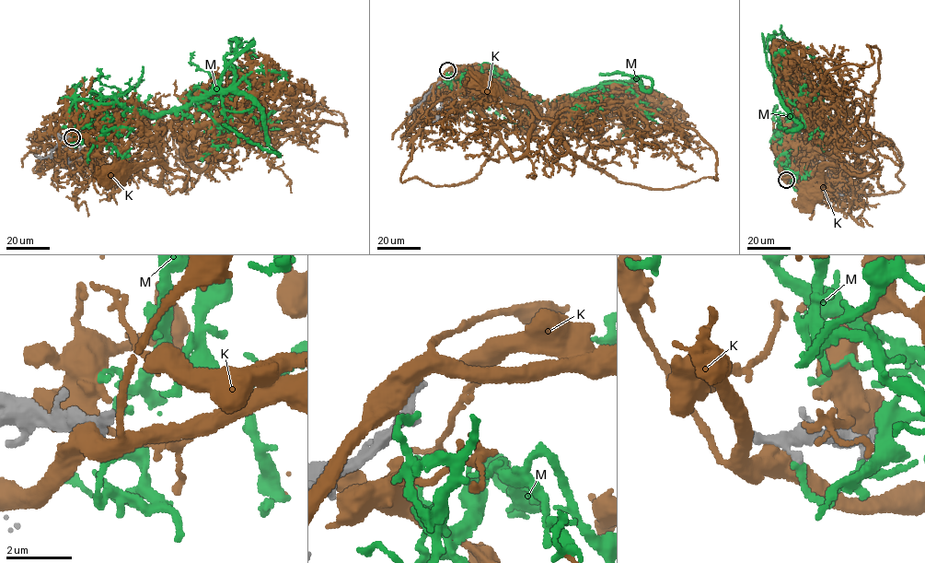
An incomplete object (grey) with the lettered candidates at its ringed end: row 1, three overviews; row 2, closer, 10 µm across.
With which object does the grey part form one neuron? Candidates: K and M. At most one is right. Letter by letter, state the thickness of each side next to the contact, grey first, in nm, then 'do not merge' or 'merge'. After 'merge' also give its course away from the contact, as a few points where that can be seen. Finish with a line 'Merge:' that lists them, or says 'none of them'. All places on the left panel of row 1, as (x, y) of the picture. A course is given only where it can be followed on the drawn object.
K: calibres 440 and 500 nm; do not merge
M: calibres 160 and 200 nm; do not merge
Merge: none of them

